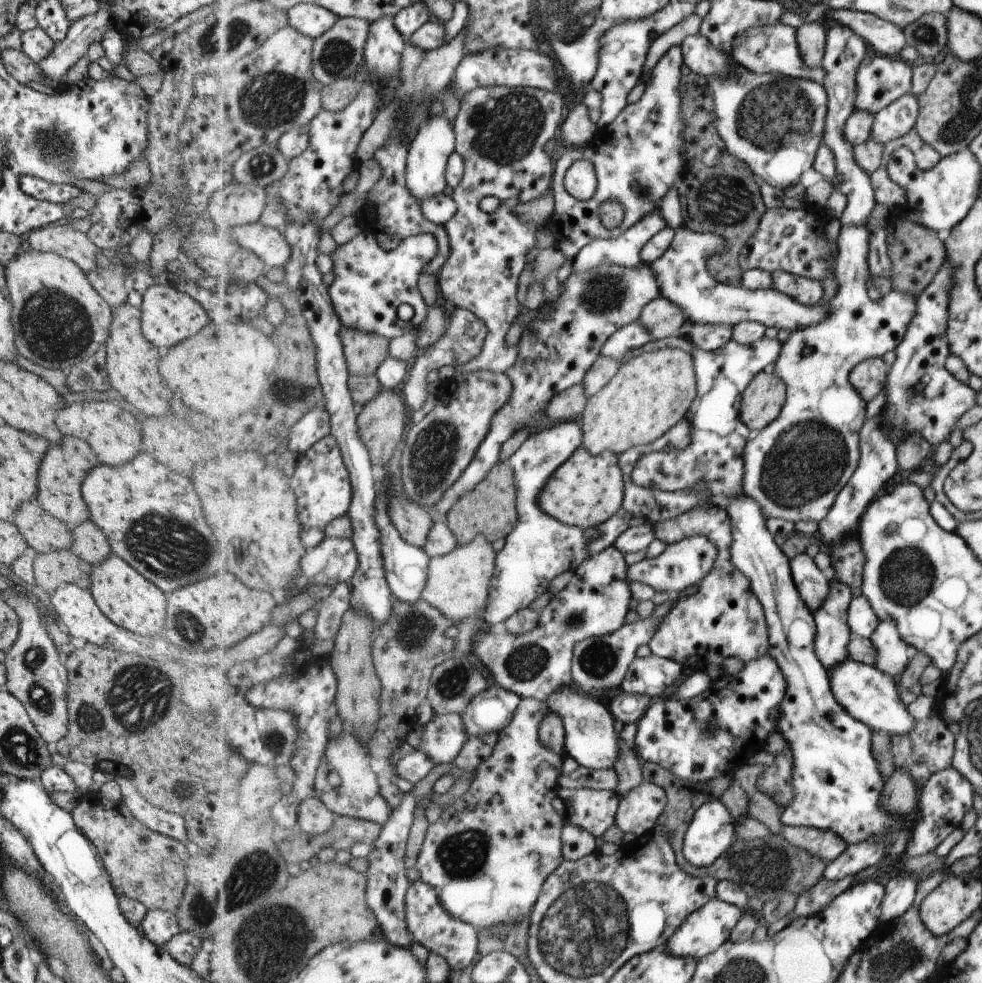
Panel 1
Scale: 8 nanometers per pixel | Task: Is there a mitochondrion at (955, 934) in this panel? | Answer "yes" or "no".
no

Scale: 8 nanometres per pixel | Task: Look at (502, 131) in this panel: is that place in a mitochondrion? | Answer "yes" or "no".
yes

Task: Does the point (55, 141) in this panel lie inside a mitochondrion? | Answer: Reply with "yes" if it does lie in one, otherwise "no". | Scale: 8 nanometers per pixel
yes

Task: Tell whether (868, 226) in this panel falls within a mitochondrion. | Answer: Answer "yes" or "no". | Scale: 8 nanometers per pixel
no

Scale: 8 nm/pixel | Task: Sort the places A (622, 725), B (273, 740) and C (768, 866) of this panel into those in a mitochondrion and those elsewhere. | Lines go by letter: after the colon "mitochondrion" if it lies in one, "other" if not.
A: other
B: mitochondrion
C: mitochondrion

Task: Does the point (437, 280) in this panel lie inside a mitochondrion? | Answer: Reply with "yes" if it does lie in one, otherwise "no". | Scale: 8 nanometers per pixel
no

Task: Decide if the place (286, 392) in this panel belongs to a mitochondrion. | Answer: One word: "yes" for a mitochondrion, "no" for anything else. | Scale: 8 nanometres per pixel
yes

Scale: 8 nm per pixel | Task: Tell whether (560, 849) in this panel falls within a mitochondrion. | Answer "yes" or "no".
no

